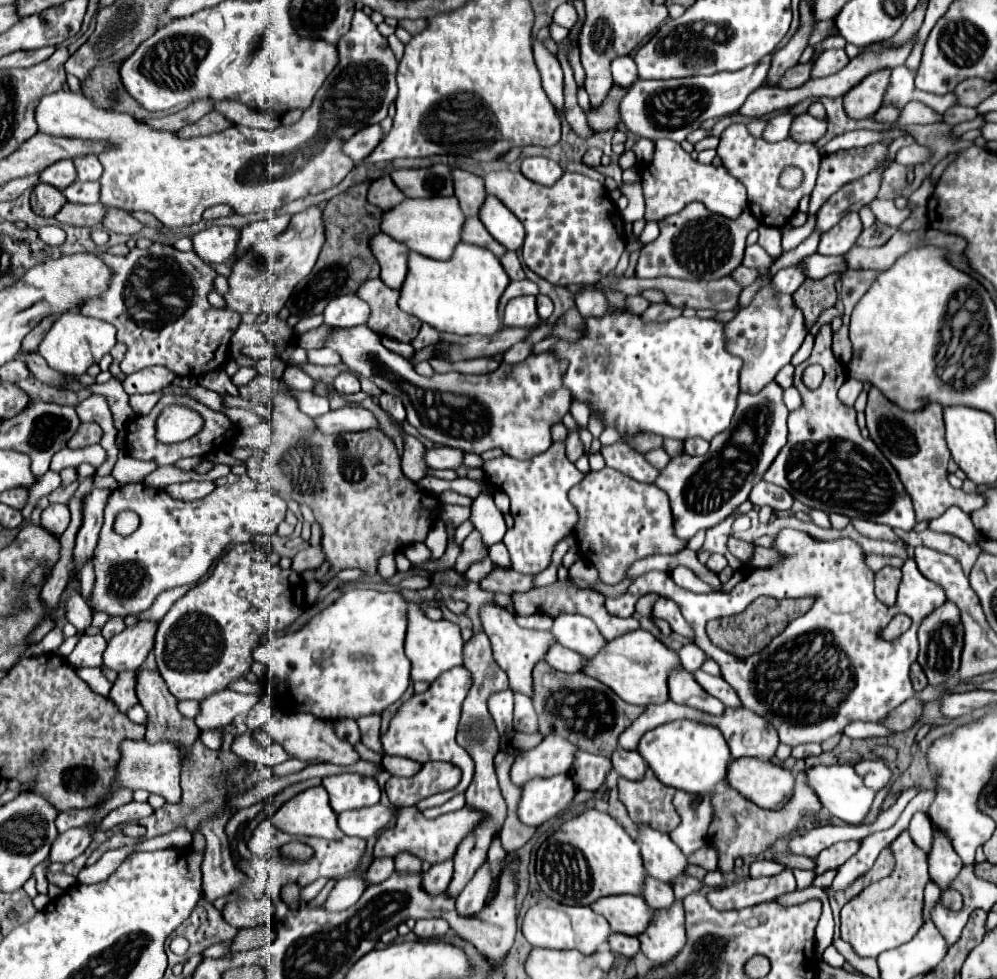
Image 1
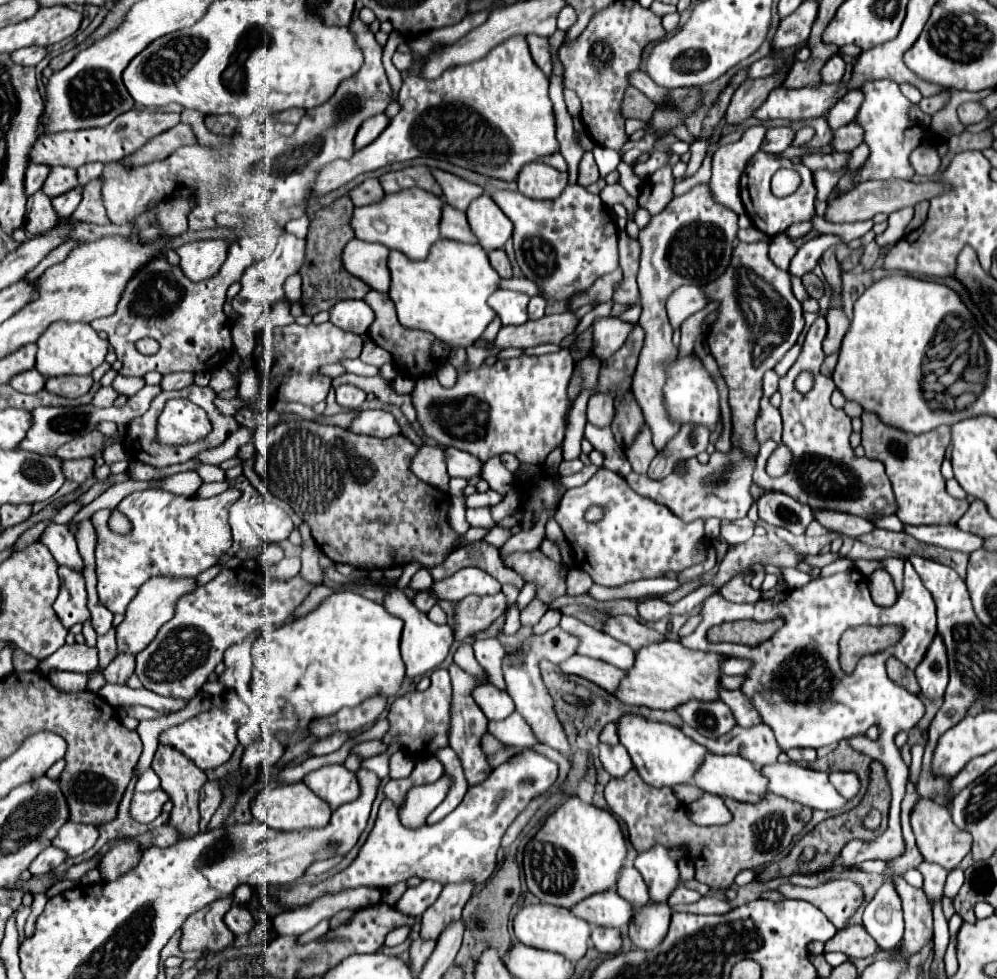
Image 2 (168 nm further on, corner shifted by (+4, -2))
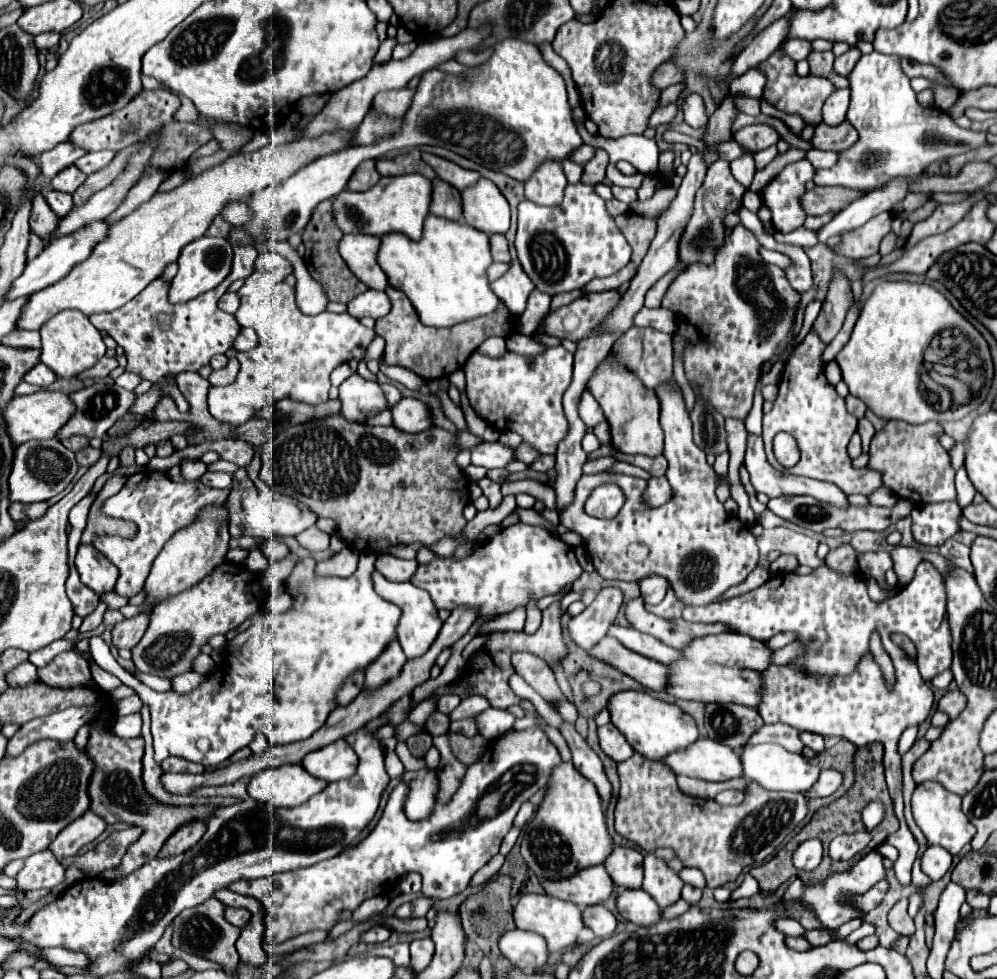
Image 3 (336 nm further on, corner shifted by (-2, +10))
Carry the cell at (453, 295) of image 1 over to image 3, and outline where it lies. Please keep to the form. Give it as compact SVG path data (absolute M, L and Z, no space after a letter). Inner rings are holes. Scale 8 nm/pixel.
M433 214L427 216L423 238L419 242L407 240L403 234L387 234L381 238L379 248L379 266L387 274L389 284L405 292L425 326L437 328L485 316L499 308L501 300L495 296L487 280L487 268L491 262L487 234L469 224L451 222Z

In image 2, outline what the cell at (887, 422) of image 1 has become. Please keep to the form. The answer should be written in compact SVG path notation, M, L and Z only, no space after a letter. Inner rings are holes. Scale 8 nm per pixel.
M863 412L861 416L863 420L863 432L861 432L861 446L865 448L865 456L883 462L887 476L891 480L893 486L893 494L895 494L895 502L897 502L897 518L905 524L955 524L969 508L967 500L955 500L953 496L947 494L945 490L945 478L941 474L941 462L945 458L945 450L947 444L951 440L951 428L949 426L939 426L927 434L905 434L897 428L891 428L887 424L883 424L875 414Z

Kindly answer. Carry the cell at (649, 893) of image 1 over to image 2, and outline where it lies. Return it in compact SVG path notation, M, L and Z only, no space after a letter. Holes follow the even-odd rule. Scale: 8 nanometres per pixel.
M623 866L623 870L619 872L617 894L631 906L645 906L649 902L645 882L641 880L641 874L635 870L635 866Z

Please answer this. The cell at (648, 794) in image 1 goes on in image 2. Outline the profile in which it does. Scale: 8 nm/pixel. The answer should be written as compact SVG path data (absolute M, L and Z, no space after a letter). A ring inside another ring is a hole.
M629 770L623 778L609 780L607 804L611 812L627 824L629 842L637 854L647 852L655 844L665 848L683 846L687 860L695 866L695 878L713 890L727 890L735 876L745 868L759 868L777 860L787 850L793 836L811 820L813 812L803 804L781 800L781 796L773 794L765 794L765 798L755 804L725 798L733 820L725 826L697 826L687 818L683 804L675 798L671 788L653 788L645 784L635 770Z

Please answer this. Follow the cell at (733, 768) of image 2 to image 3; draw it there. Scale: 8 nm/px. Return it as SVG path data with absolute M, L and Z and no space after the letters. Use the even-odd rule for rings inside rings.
M699 738L689 748L673 752L665 758L665 764L675 774L709 782L725 782L743 776L743 762L739 760L739 754L711 738Z

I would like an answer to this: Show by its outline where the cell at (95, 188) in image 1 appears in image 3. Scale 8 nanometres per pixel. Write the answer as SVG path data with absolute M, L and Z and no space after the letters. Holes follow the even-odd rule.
M47 190L47 192L45 192L45 198L47 198L47 204L51 206L51 210L53 210L57 216L65 216L65 214L73 208L73 198L71 198L71 194L67 194L67 192Z

